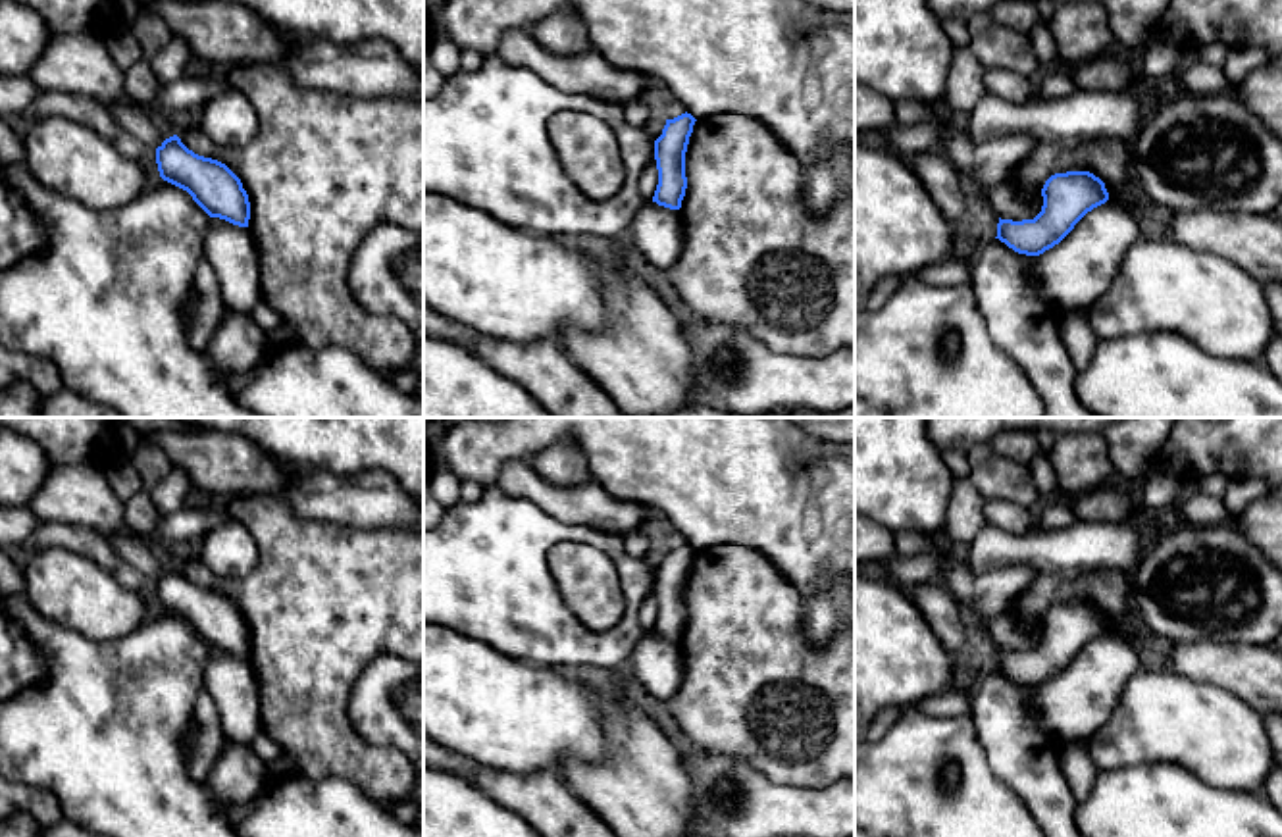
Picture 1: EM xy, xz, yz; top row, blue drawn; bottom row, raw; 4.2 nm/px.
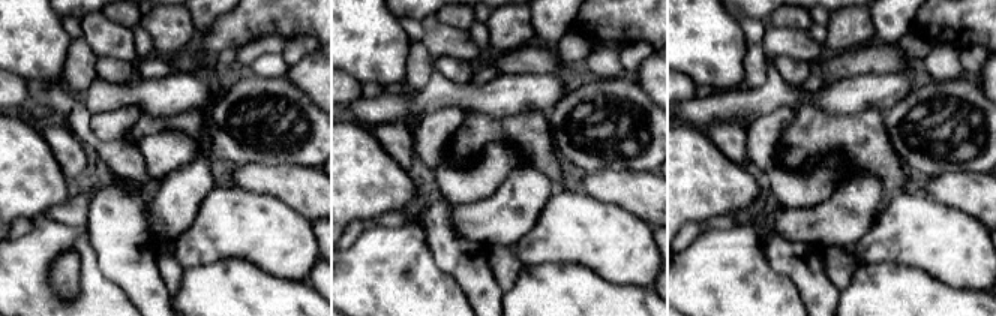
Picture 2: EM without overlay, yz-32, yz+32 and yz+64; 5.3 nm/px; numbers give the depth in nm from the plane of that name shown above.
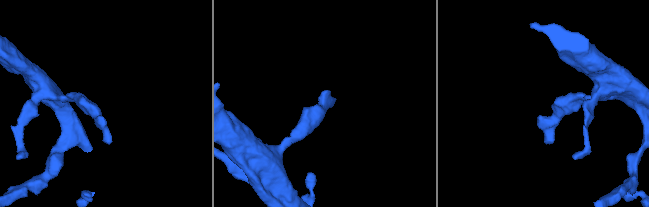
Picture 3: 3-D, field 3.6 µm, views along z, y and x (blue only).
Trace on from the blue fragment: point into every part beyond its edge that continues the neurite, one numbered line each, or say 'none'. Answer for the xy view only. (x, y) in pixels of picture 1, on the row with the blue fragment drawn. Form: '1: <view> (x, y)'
none

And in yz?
none

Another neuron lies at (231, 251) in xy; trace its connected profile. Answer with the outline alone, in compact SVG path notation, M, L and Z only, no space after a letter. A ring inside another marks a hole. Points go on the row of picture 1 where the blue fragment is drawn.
M210 217L204 258L214 267L227 312L246 312L262 302L262 267L248 227Z

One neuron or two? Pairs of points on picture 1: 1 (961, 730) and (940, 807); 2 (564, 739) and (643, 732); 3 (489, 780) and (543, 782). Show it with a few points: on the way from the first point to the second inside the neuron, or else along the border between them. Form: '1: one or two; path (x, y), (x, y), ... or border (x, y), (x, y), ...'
1: one; path (942, 749), (932, 759), (932, 787)
2: two; border (632, 705), (603, 707), (605, 760), (566, 760)
3: one; path (503, 784), (530, 784)

